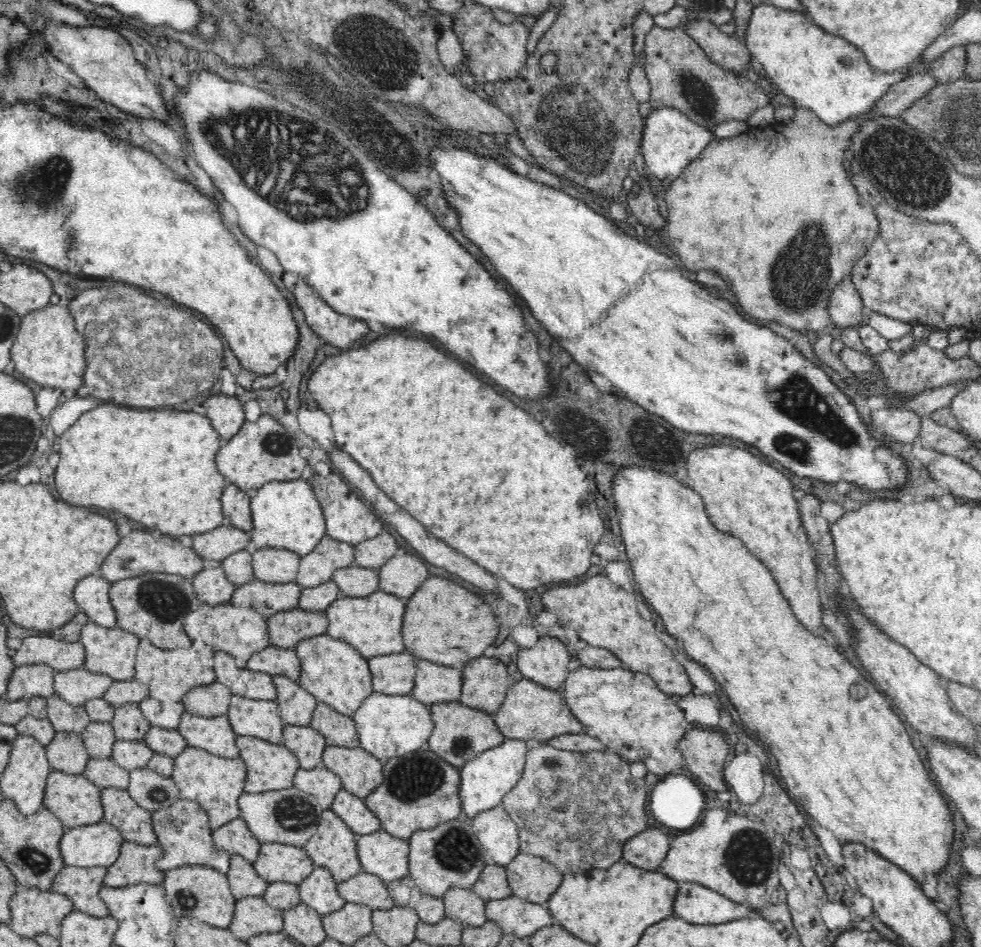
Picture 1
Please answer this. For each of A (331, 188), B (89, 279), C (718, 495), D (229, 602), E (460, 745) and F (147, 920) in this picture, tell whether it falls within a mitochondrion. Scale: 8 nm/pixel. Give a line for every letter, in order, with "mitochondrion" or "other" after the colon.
A: mitochondrion
B: other
C: other
D: other
E: mitochondrion
F: other

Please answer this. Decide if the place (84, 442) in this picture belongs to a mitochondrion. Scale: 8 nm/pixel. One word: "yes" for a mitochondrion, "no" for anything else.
no

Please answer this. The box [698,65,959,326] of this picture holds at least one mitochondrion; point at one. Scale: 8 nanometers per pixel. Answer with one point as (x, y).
(910, 171)

